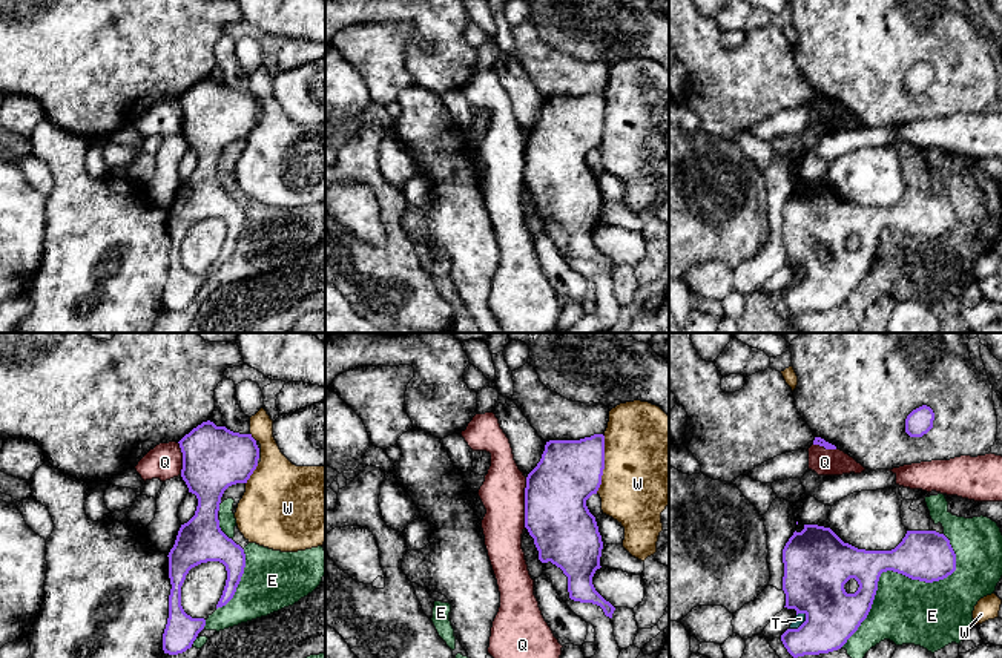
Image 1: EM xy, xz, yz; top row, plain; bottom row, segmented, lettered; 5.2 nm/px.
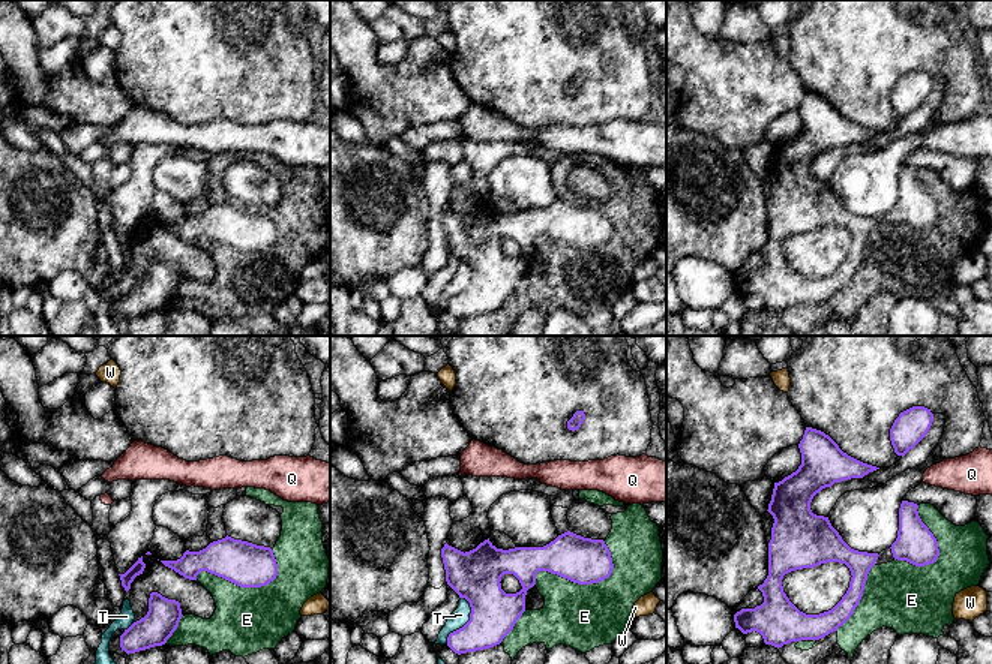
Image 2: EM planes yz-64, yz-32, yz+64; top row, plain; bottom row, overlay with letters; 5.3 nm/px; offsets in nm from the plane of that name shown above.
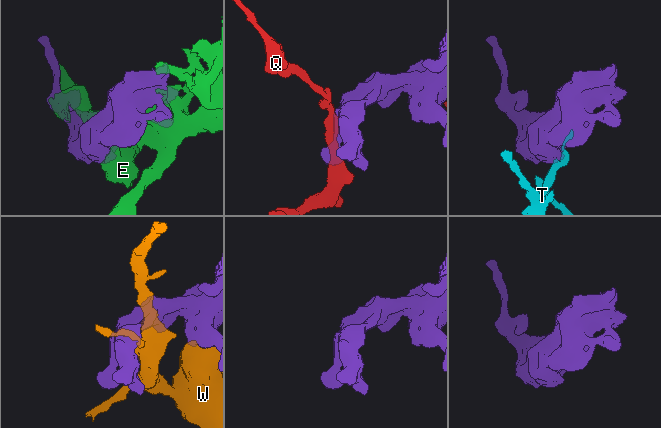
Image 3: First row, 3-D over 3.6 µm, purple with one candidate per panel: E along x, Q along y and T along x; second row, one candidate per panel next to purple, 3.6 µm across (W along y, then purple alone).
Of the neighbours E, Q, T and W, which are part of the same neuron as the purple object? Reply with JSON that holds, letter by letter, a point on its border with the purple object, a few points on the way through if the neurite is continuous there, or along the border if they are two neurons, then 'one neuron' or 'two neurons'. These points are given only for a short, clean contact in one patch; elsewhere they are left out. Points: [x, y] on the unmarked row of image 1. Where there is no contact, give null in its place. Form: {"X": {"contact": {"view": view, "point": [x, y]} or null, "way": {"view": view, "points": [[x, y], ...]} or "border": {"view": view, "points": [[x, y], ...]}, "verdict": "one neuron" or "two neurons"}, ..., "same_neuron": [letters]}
{"E": {"contact": {"view": "yz", "point": [899, 229]}, "verdict": "two neurons"}, "Q": {"contact": {"view": "xz", "point": [525, 158]}, "border": {"view": "xz", "points": [[527, 134], [524, 183]]}, "verdict": "two neurons"}, "T": {"contact": {"view": "yz", "point": [801, 281]}, "border": {"view": "yz", "points": [[804, 269], [804, 276], [797, 284], [789, 286]]}, "verdict": "two neurons"}, "W": {"contact": {"view": "xz", "point": [603, 121]}, "verdict": "two neurons"}, "same_neuron": []}

